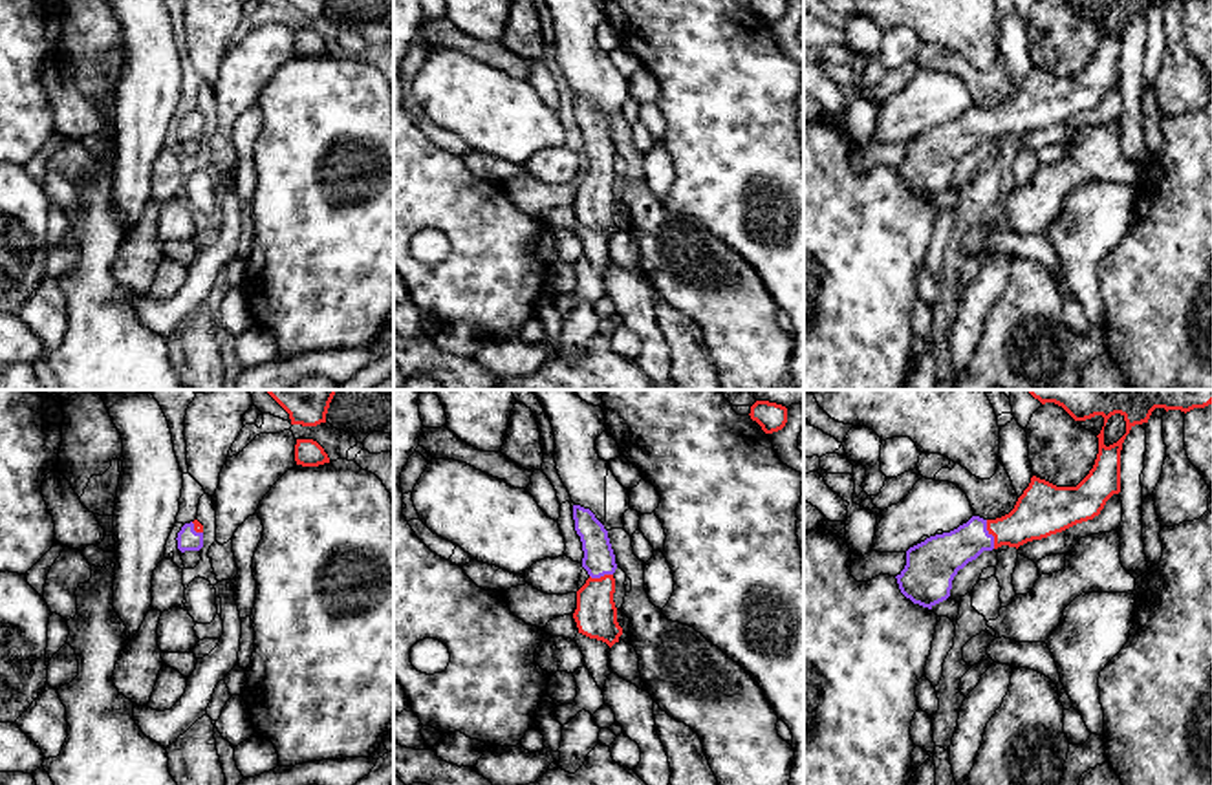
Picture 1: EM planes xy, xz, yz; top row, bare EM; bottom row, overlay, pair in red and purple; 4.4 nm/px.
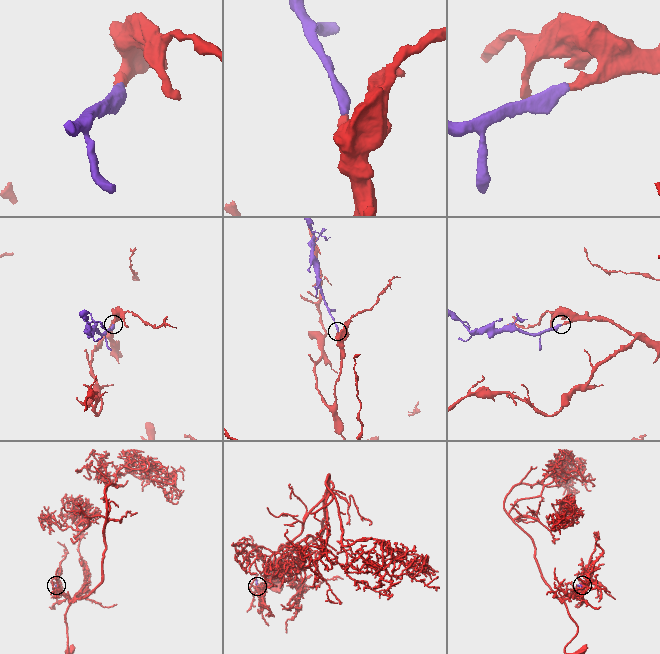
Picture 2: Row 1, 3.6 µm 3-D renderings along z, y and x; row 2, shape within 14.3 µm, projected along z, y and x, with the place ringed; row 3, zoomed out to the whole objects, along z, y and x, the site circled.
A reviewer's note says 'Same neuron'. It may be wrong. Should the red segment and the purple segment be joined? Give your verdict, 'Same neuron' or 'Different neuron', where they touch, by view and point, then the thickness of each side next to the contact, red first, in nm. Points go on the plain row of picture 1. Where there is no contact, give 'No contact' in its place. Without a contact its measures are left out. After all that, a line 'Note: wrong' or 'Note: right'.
Same neuron. Touches red at yz (991, 123). Thickness 220 nm (red) against 200 nm
Note: right

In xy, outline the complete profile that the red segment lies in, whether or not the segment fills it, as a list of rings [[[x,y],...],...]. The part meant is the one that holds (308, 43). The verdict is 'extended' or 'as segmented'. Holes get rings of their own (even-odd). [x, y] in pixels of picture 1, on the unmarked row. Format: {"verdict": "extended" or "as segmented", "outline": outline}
{"verdict": "as segmented", "outline": [[[297,29],[295,35],[295,51],[302,57],[319,57],[330,53],[324,38],[313,29]]]}

